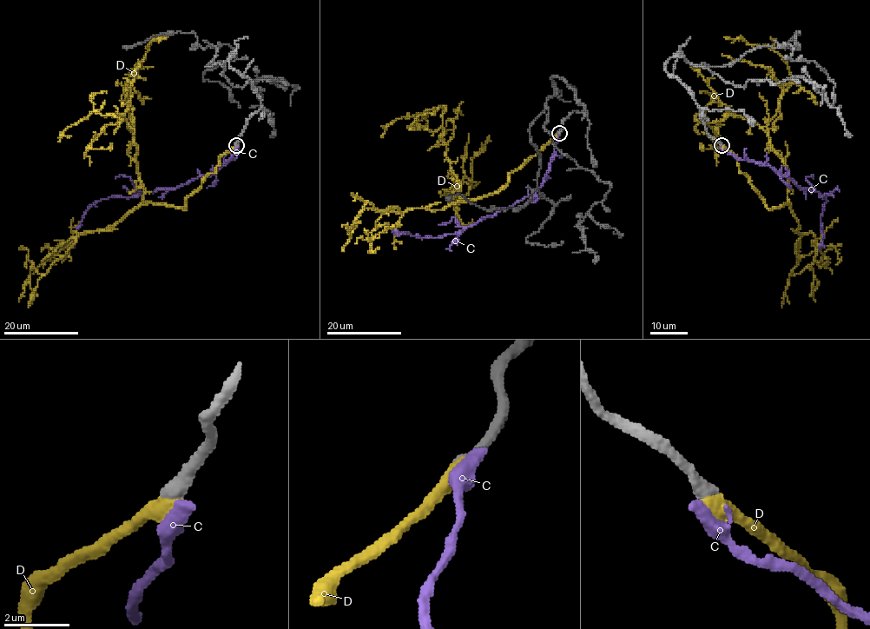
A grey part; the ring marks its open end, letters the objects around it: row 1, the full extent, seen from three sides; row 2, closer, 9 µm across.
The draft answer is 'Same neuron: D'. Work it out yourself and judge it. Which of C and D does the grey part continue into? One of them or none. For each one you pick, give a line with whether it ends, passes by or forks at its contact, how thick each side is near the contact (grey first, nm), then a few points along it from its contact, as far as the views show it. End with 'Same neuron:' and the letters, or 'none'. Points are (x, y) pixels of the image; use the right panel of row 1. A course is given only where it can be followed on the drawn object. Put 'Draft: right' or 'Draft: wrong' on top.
Draft: right
D: It ends there. Thickness 480 nm (grey) against 550 nm. Its course: (721, 145), (768, 208), (788, 201), (787, 167), (763, 129), (739, 115), (696, 115), (726, 136)
Same neuron: D

